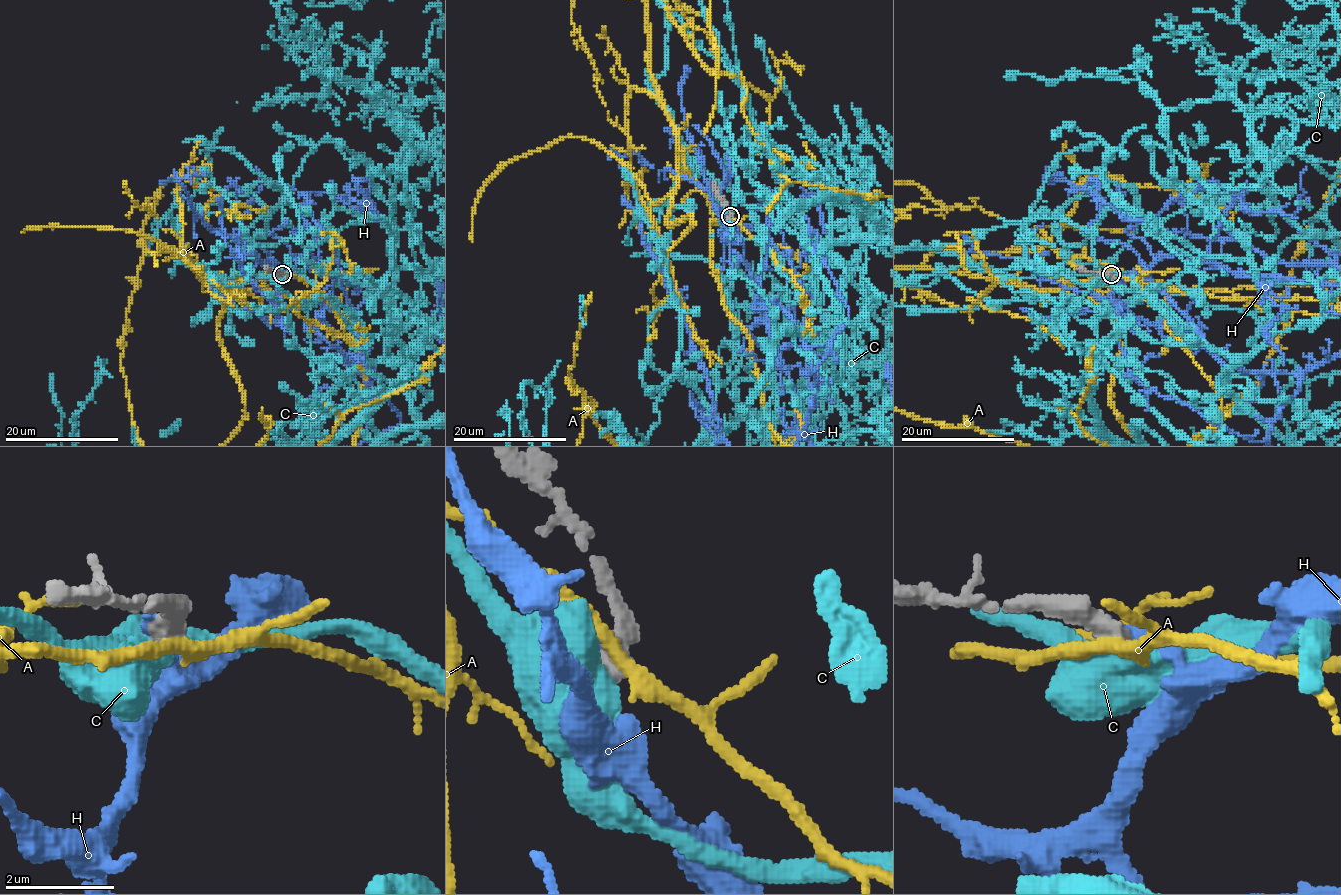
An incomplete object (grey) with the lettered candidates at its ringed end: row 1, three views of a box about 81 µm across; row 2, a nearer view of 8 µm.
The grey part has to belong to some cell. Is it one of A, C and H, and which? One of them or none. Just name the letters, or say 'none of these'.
none of these

